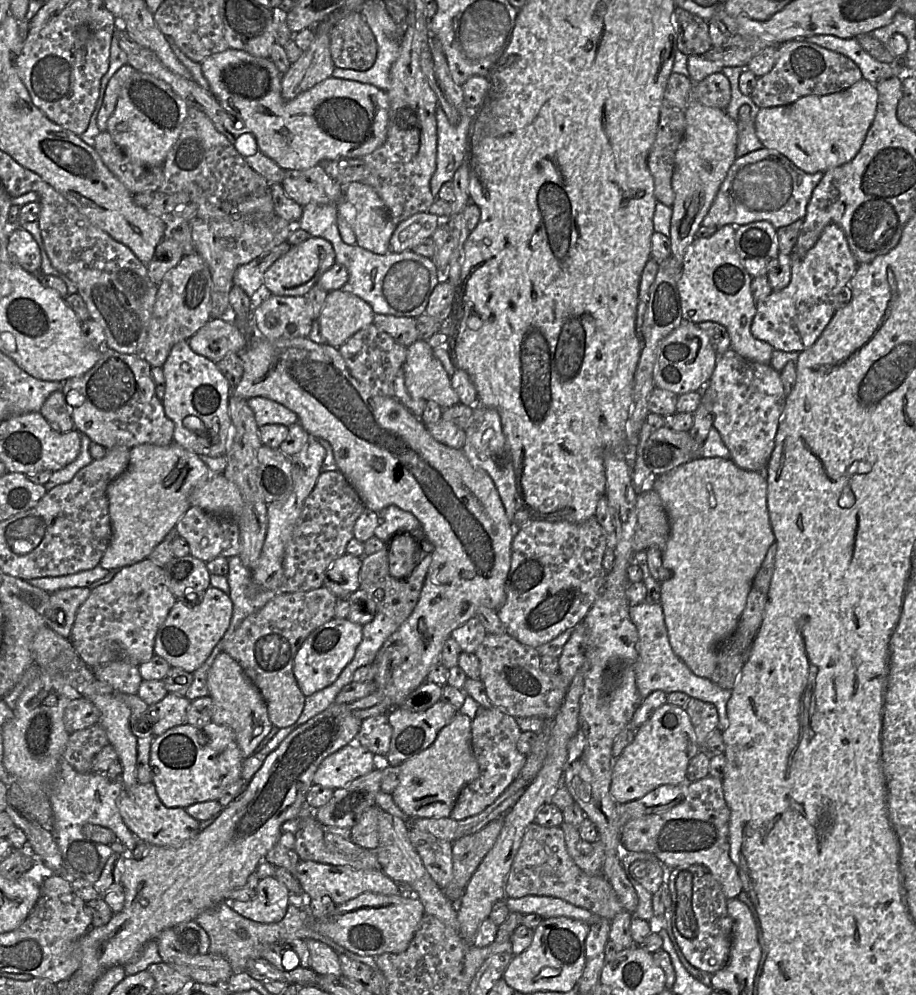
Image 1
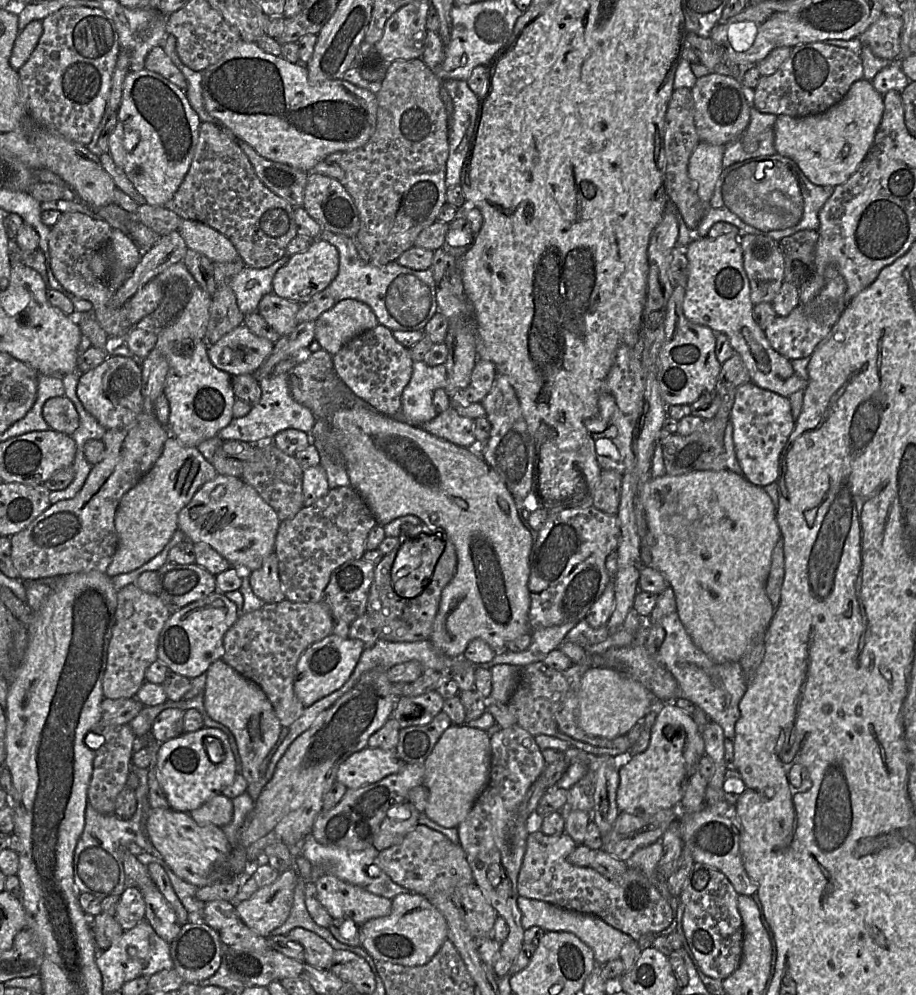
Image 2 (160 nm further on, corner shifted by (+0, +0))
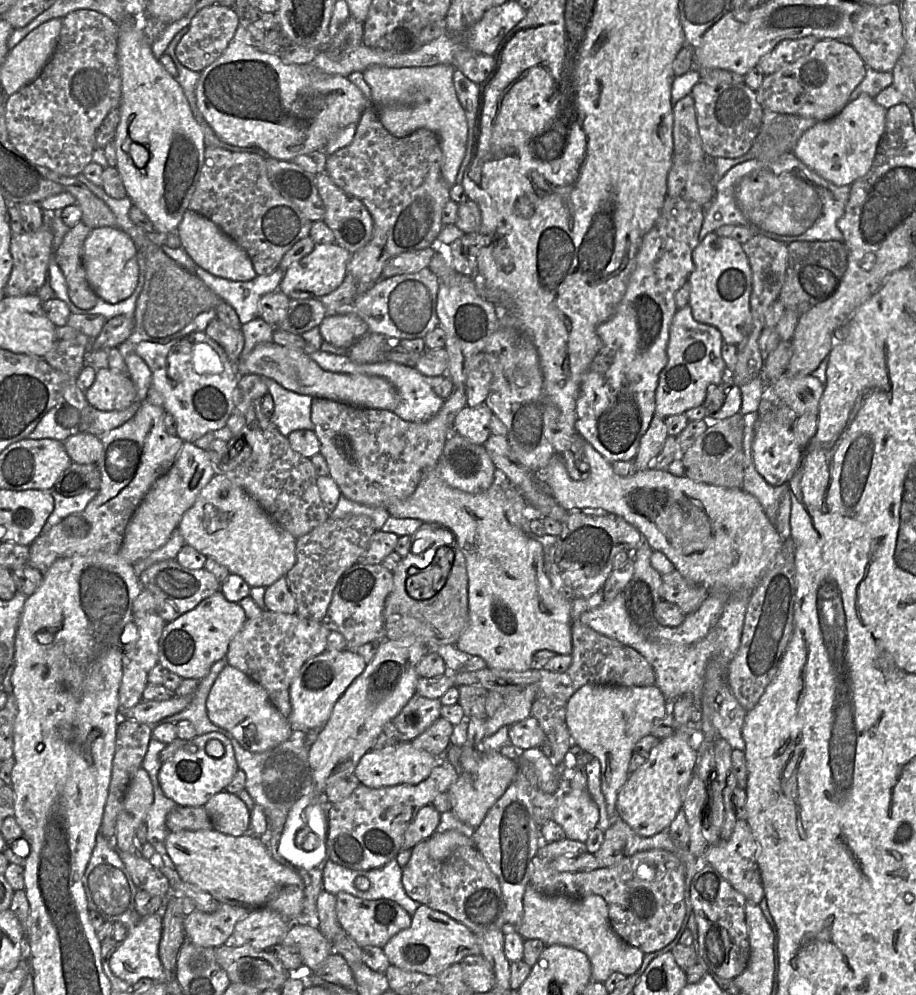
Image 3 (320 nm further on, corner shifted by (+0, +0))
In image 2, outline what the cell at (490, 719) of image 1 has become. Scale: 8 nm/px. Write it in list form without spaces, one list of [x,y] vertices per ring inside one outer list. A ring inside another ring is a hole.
[[[518,724],[501,728],[490,736],[490,745],[490,781],[466,818],[457,826],[457,831],[459,845],[464,850],[471,867],[474,883],[508,926],[507,938],[501,943],[499,957],[493,966],[494,974],[500,978],[509,973],[524,943],[525,930],[522,927],[521,912],[517,905],[519,897],[517,878],[529,831],[526,822],[519,820],[518,807],[542,773],[546,763],[534,736]]]

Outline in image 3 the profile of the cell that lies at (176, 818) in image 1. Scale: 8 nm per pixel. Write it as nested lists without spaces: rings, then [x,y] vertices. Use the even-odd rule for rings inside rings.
[[[214,829],[170,831],[165,846],[179,878],[208,892],[220,904],[239,906],[249,911],[271,909],[290,924],[302,912],[302,878],[295,867],[277,862],[260,837],[251,833],[230,836]]]

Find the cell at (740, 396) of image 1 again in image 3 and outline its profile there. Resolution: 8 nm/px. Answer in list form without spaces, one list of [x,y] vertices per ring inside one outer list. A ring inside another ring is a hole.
[[[761,400],[754,427],[752,458],[756,470],[771,486],[781,486],[793,477],[799,464],[802,448],[797,444],[791,427],[774,417],[774,401]]]

